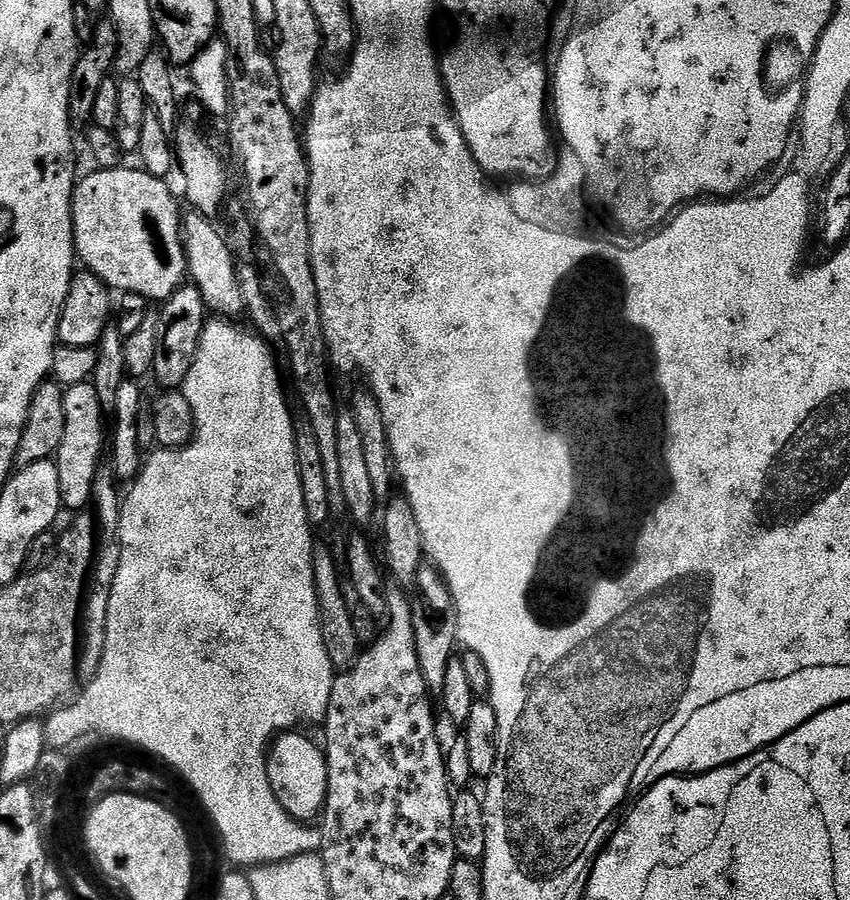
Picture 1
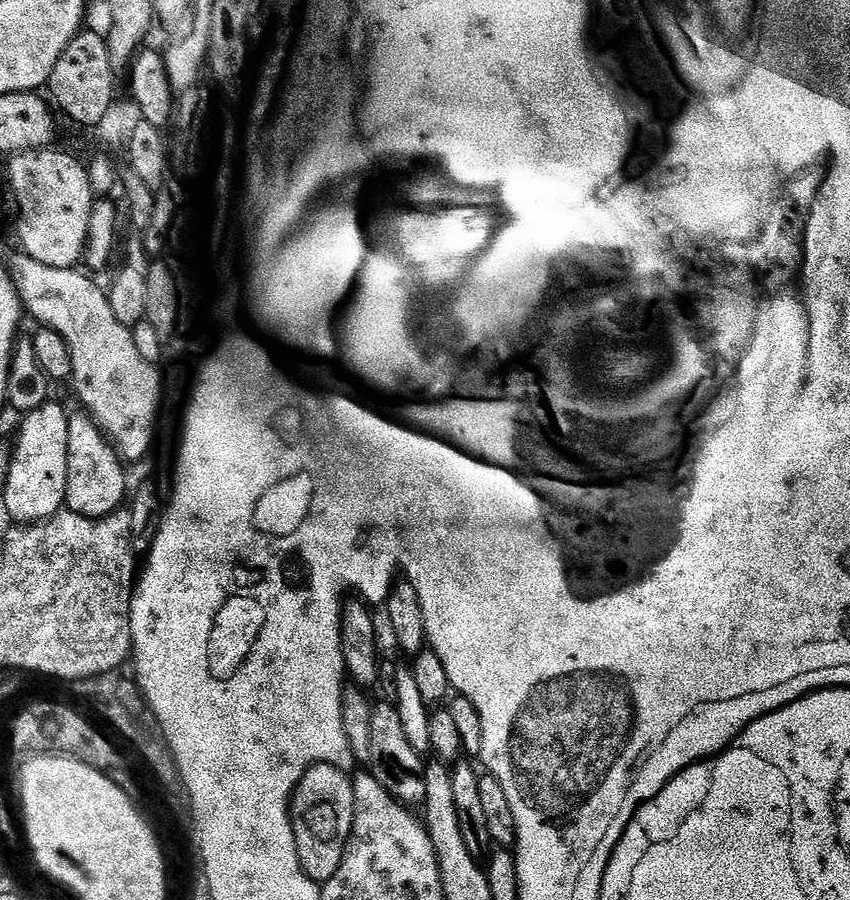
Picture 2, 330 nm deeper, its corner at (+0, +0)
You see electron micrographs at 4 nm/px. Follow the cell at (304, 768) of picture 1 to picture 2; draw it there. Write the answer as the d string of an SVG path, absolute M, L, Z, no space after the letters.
M316 764L308 769L290 794L290 823L292 826L292 844L300 859L300 871L309 880L323 882L334 878L334 870L342 862L346 842L352 836L352 810L356 799L352 797L352 780L344 777L333 764Z

